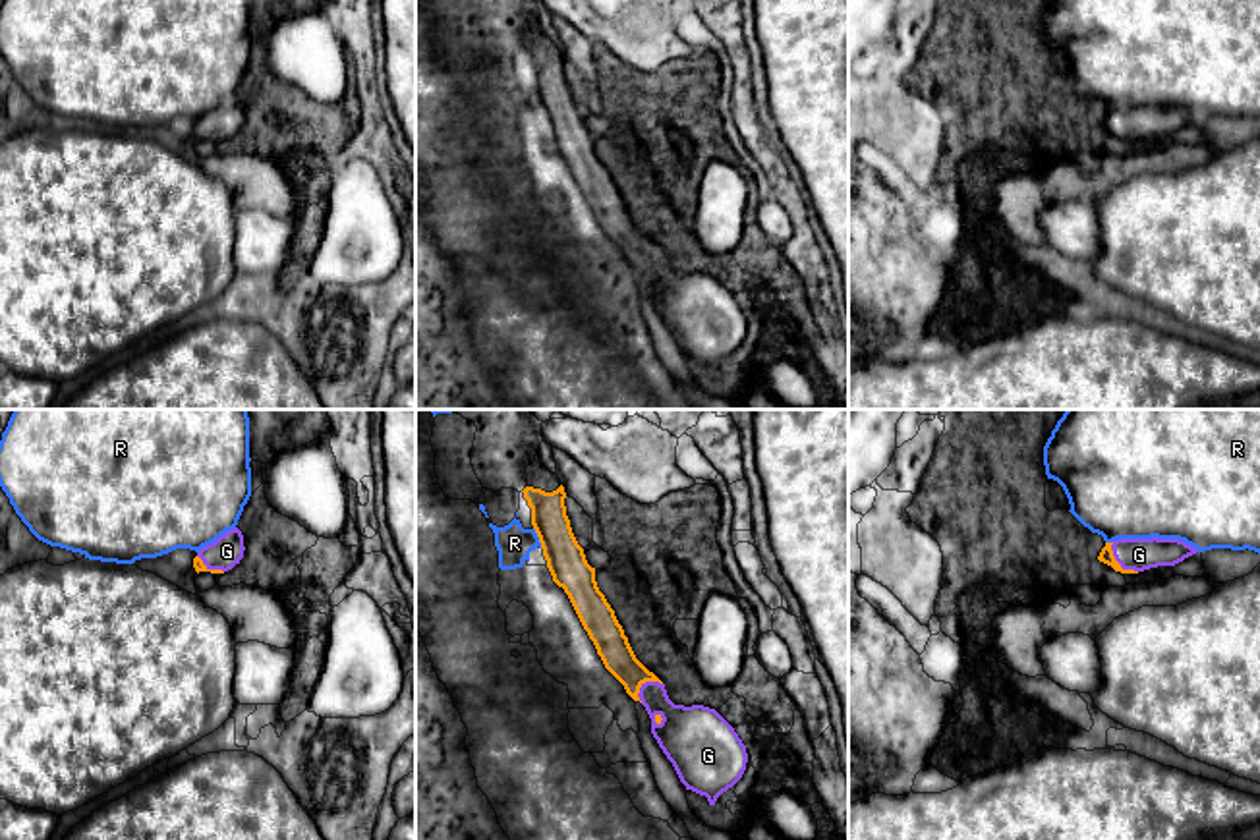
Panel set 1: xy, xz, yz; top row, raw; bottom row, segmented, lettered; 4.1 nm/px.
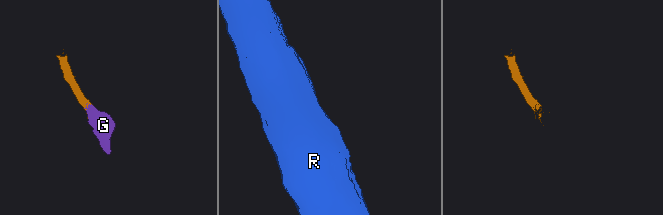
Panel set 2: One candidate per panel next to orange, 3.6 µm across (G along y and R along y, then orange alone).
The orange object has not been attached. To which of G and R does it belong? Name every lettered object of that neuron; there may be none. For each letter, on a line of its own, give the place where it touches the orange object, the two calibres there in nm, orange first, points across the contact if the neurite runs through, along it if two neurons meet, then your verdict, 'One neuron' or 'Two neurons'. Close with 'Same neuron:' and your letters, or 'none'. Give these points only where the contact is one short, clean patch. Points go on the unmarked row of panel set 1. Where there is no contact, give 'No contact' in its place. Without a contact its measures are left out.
G: Touches orange at yz (1117, 130). Thickness 60 nm (orange) against 140 nm. One neuron
R: Touches orange at xz (538, 103). Thickness 160 nm (orange) against 150 nm. Two neurons
Same neuron: G

